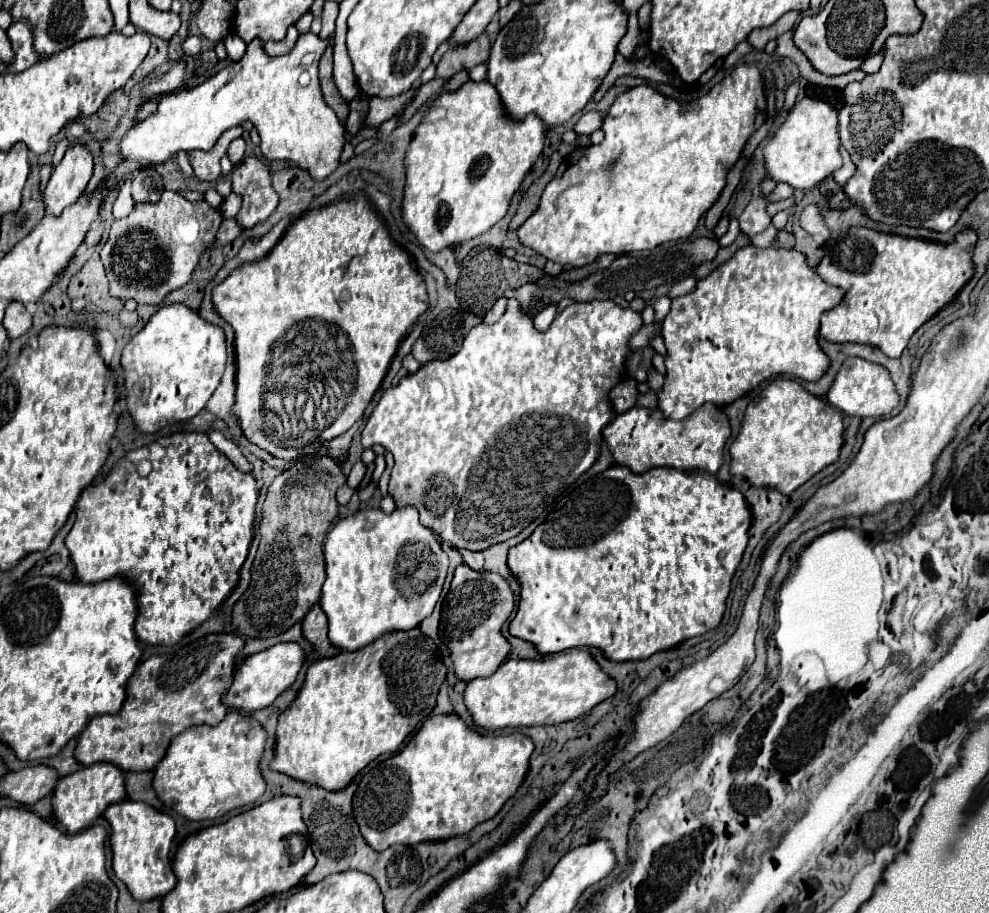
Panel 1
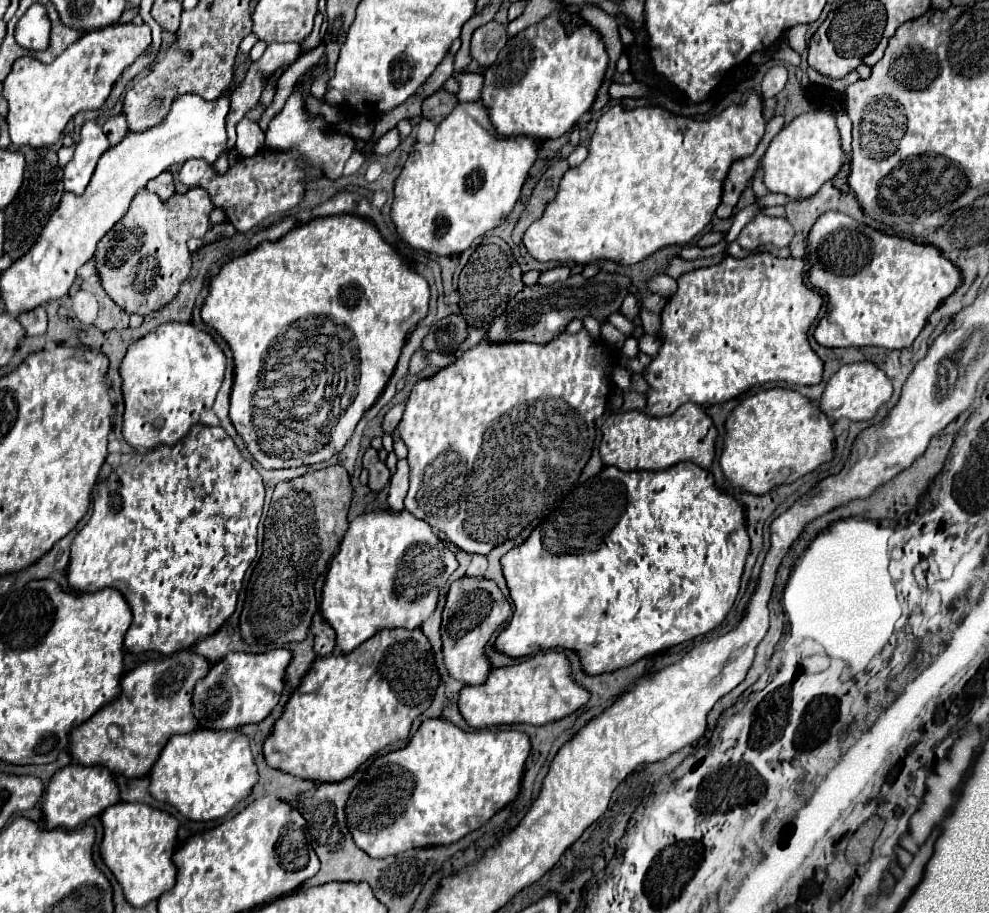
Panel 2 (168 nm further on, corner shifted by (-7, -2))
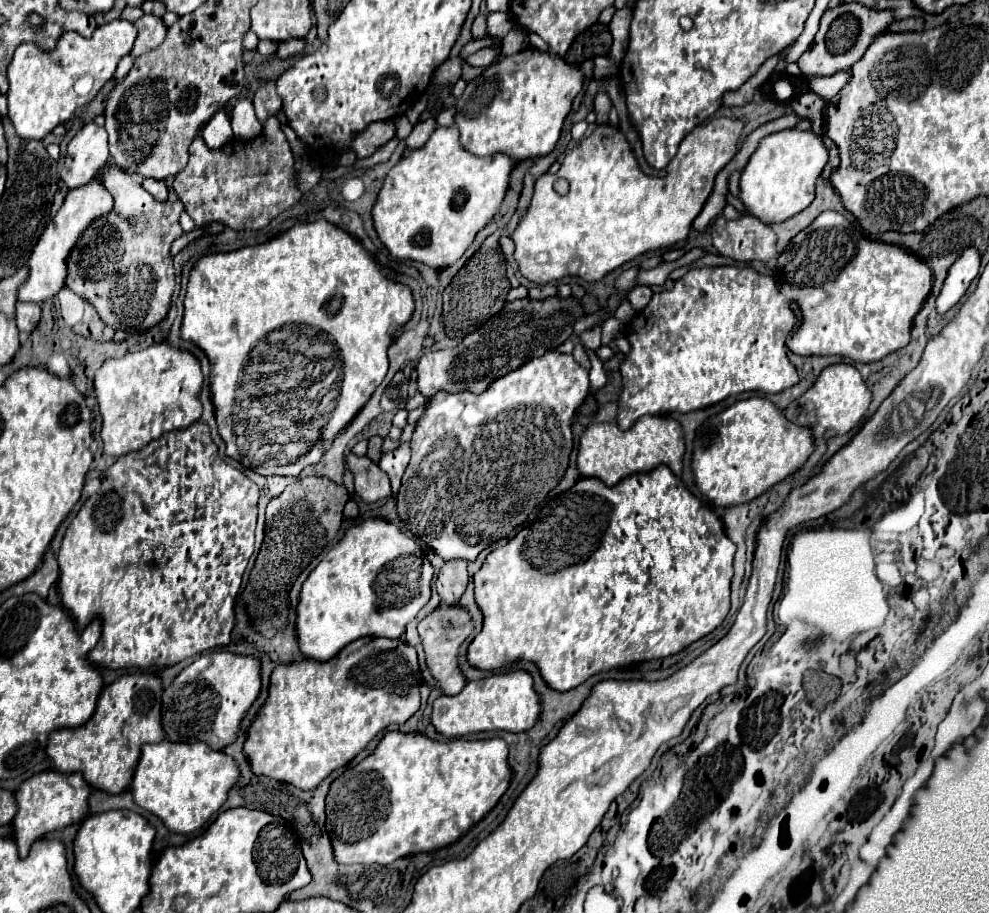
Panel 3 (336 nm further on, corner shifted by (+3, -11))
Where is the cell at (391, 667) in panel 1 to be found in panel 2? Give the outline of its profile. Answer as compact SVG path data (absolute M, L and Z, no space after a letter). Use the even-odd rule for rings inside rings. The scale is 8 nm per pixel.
M383 629L351 653L317 657L301 685L287 701L283 715L275 721L273 733L263 745L265 761L273 769L307 781L341 783L381 749L407 739L413 721L429 709L439 681L441 677L435 665L431 643L421 629Z

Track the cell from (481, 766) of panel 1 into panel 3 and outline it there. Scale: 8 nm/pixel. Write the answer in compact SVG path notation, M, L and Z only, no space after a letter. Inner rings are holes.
M385 732L377 748L357 766L333 780L327 800L325 828L339 864L391 864L397 858L433 852L453 844L475 826L503 796L511 780L507 742L491 740L429 740L421 734Z

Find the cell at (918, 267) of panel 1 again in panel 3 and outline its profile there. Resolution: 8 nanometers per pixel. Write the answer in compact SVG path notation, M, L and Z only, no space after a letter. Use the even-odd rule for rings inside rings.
M823 212L805 230L795 234L779 254L773 270L779 294L789 302L797 302L803 316L801 326L785 342L793 354L845 356L855 362L875 362L907 346L913 318L931 292L933 274L923 260L915 258L915 254L901 246L857 236L859 232L847 228L847 220L839 212Z

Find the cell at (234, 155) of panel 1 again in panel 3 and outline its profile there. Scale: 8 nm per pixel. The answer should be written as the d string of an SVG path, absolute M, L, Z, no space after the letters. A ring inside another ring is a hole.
M241 98L231 114L231 124L233 124L233 134L235 138L255 138L255 134L261 134L261 122L255 116L253 102L251 98Z

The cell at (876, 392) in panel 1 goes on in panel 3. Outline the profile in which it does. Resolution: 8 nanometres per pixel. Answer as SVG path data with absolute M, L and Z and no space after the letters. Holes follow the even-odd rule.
M831 364L819 374L815 384L805 394L801 394L795 402L791 402L783 410L783 414L789 422L797 426L809 426L813 428L815 436L823 436L827 440L853 430L867 412L869 402L871 402L871 392L863 384L863 378L859 378L859 372L849 364Z

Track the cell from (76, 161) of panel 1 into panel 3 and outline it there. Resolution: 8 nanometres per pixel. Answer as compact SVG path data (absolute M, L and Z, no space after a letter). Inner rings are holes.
M95 122L85 124L69 142L61 180L67 188L85 186L95 178L99 168L109 160L107 130Z

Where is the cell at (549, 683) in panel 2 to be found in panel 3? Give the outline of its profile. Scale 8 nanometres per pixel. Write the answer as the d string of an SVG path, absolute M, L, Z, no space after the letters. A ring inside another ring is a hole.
M515 670L467 682L465 688L455 696L439 696L433 702L431 724L439 734L447 738L489 732L489 730L523 732L537 722L539 712L541 704L533 690L533 678L525 670Z

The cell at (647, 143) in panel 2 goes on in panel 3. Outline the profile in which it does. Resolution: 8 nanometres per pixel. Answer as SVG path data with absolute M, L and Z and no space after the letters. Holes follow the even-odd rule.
M715 118L707 124L695 126L681 142L679 152L667 166L667 176L655 178L641 172L629 142L615 126L599 126L589 138L581 140L577 148L567 152L565 160L557 174L541 174L535 180L535 192L529 202L527 212L523 214L519 226L511 232L511 240L515 242L515 260L519 264L519 272L535 282L547 284L559 280L563 276L579 276L587 282L601 280L611 270L621 264L659 248L669 248L687 238L693 220L701 212L703 204L711 196L715 176L737 152L737 138L743 130L743 122L731 118ZM557 178L569 180L571 190L565 196L559 196L553 190L553 182Z

